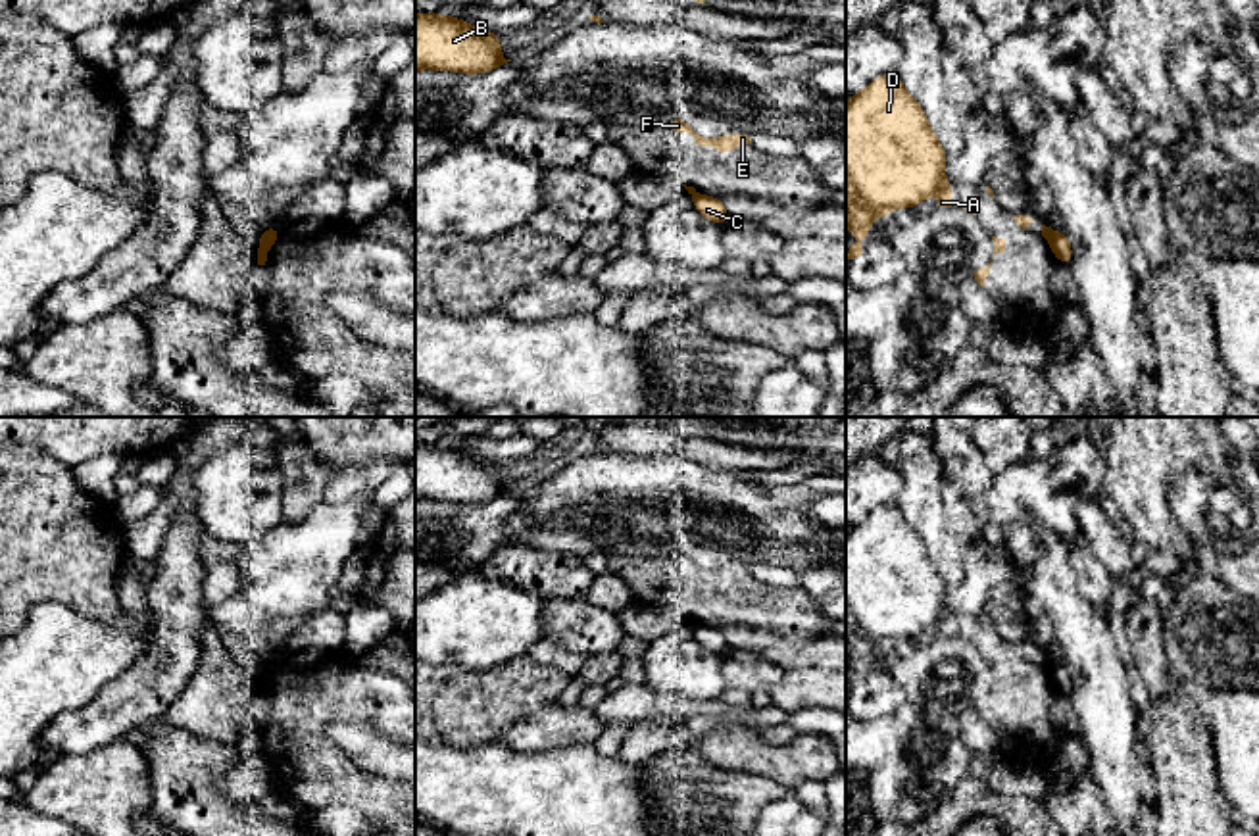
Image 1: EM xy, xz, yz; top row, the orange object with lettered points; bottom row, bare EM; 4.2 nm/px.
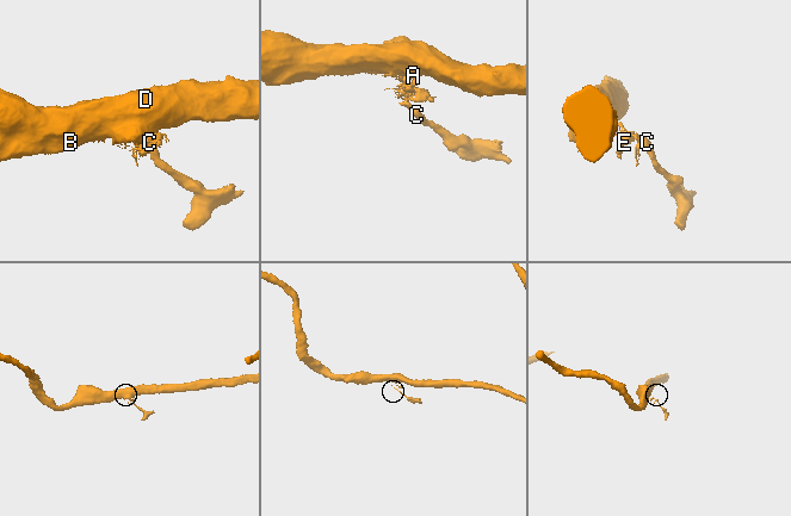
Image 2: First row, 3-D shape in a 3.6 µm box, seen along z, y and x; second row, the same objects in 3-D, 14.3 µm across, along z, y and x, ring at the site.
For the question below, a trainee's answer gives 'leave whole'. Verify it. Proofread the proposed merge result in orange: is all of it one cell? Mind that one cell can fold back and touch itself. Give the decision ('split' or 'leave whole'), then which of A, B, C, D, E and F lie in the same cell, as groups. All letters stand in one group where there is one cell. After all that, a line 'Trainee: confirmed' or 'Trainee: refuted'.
split; A B D E F / C
Trainee: refuted

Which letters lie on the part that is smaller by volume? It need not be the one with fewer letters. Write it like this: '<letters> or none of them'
C

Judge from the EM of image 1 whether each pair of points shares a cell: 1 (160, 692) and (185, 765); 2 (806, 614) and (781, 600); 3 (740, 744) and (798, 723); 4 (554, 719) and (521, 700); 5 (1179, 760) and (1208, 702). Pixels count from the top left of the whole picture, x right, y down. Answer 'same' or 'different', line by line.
1: different
2: same
3: different
4: different
5: different

